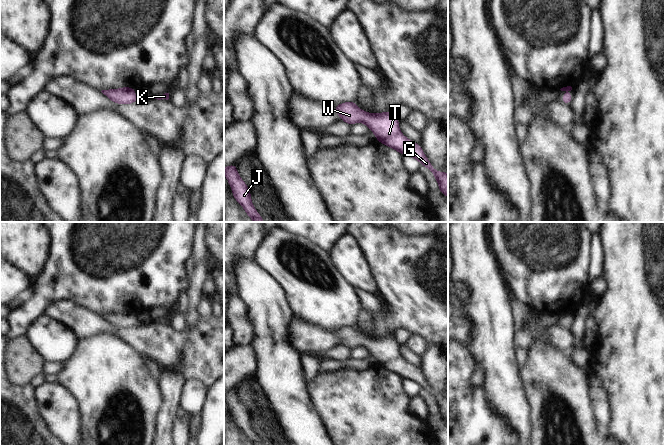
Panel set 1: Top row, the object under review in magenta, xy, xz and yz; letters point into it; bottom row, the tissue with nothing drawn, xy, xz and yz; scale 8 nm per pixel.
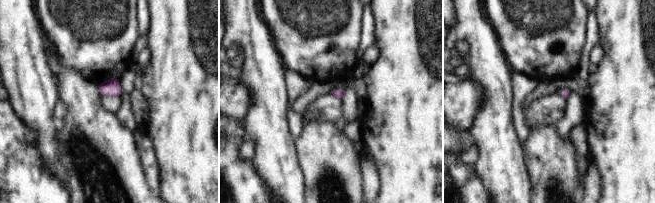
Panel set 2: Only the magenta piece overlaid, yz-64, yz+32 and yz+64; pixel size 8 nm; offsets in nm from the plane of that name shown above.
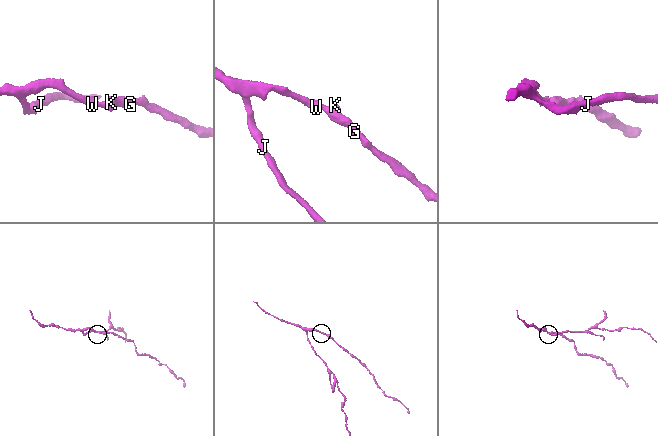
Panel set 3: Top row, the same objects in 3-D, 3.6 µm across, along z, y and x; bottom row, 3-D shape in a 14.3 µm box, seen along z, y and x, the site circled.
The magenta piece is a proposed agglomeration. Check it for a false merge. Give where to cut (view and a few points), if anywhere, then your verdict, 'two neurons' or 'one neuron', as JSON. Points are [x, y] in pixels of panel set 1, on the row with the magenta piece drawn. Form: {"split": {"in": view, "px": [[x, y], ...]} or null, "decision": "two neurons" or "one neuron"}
{"split": null, "decision": "one neuron"}

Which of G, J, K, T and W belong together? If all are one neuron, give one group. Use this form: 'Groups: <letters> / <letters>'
Groups: G J K T W

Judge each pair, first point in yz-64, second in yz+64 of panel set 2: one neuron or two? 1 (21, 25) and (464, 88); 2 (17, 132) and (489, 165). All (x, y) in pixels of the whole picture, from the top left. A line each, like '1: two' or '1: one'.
1: two
2: two

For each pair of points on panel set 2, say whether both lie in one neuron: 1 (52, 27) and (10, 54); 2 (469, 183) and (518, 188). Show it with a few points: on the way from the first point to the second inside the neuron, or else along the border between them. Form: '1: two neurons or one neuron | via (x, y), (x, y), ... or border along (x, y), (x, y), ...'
1: two neurons | border along (35, 10), (41, 29), (50, 46)
2: two neurons | border along (472, 166), (476, 177), (488, 192)

